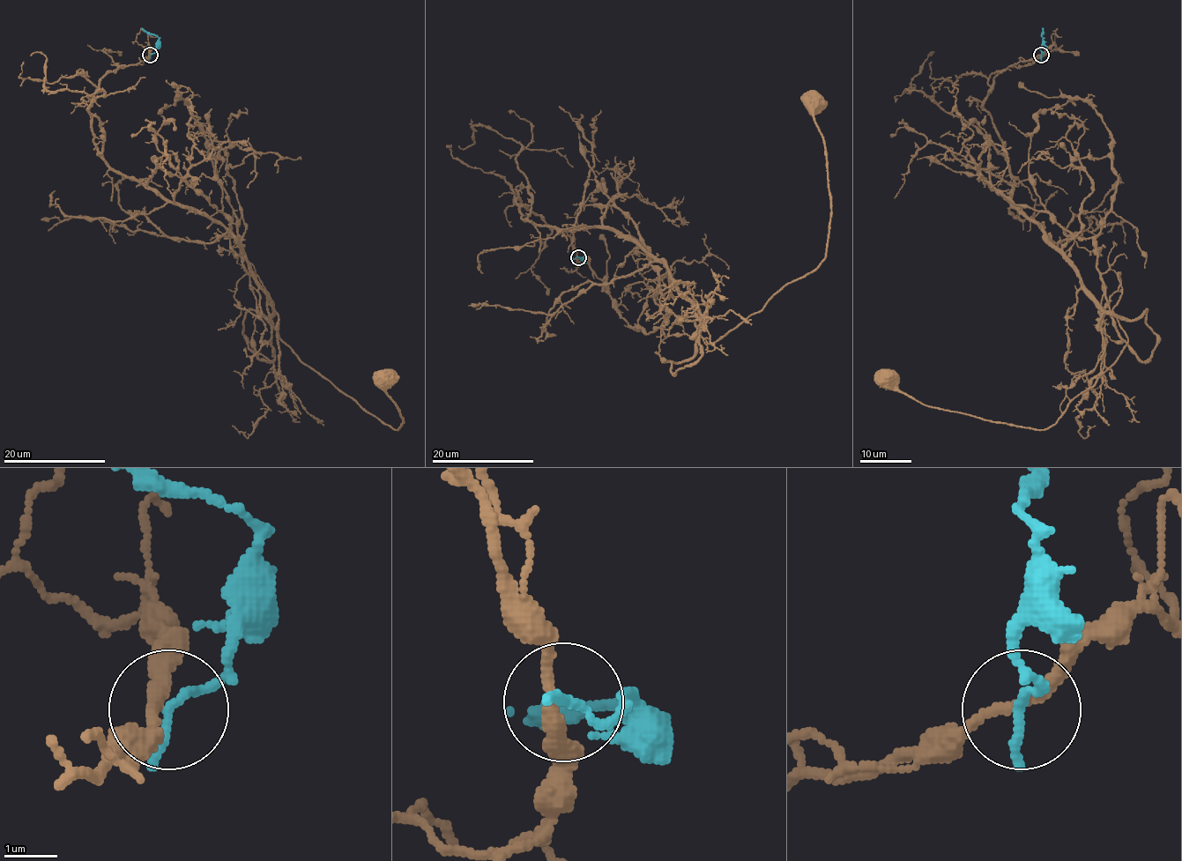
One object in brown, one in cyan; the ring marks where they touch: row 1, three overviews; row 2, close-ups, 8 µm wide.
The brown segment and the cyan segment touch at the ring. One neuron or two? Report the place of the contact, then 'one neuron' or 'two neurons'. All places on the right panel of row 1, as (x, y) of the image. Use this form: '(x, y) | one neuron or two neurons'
(1041, 55) | two neurons

